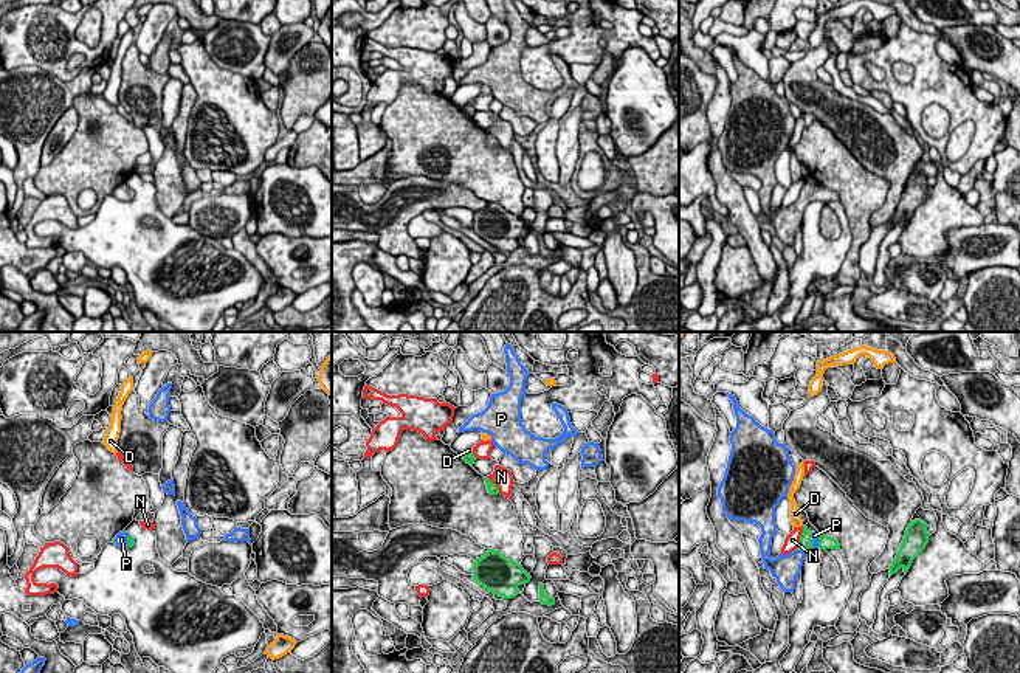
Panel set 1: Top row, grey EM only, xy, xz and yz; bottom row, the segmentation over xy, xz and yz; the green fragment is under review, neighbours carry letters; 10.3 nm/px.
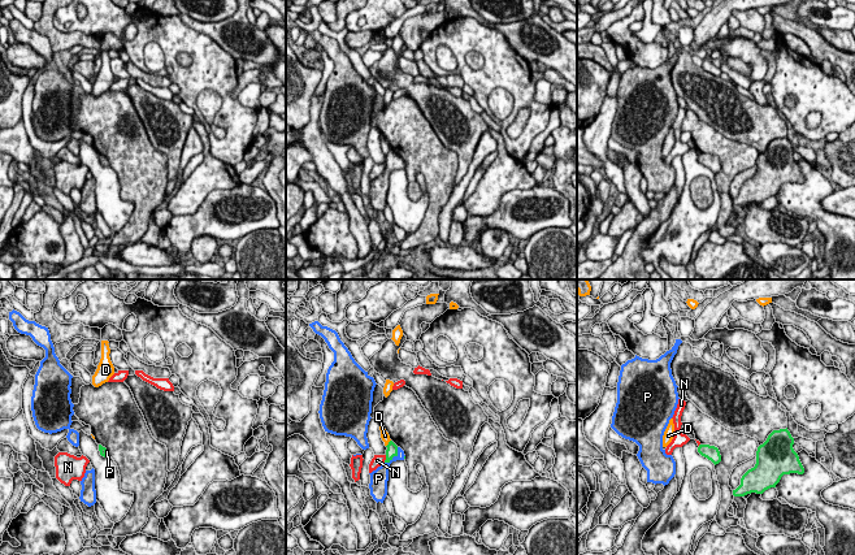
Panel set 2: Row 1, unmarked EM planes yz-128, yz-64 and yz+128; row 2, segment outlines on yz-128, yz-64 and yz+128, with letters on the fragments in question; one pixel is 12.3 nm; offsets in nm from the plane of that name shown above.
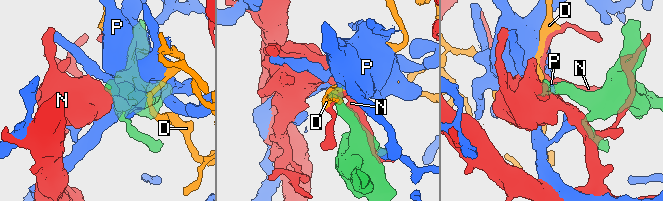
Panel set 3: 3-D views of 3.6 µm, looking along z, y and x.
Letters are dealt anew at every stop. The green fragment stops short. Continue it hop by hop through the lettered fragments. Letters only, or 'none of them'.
P

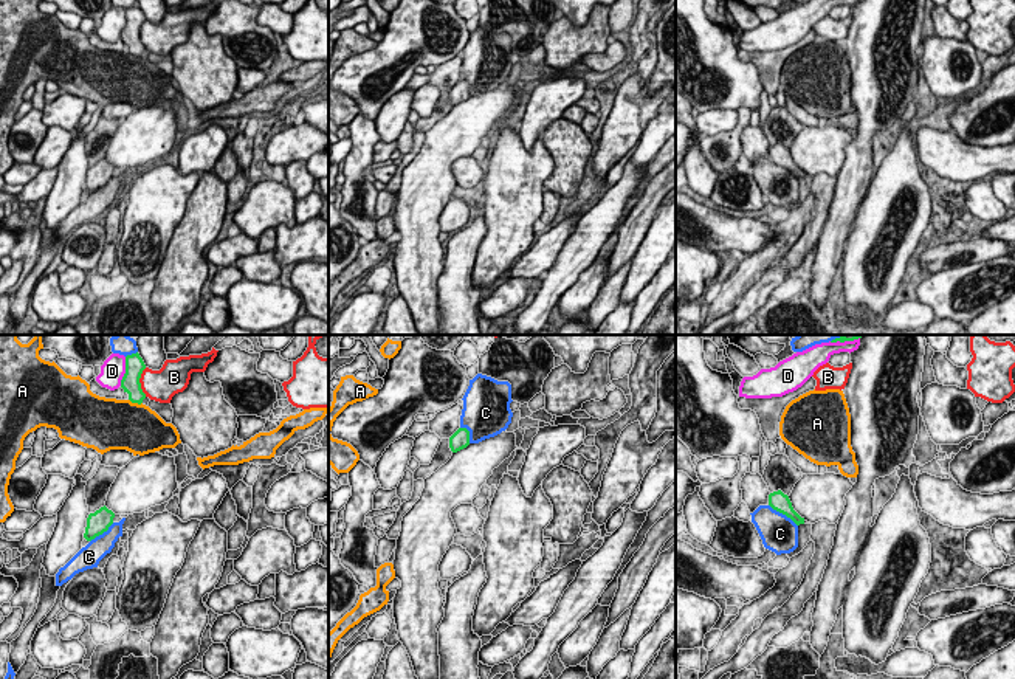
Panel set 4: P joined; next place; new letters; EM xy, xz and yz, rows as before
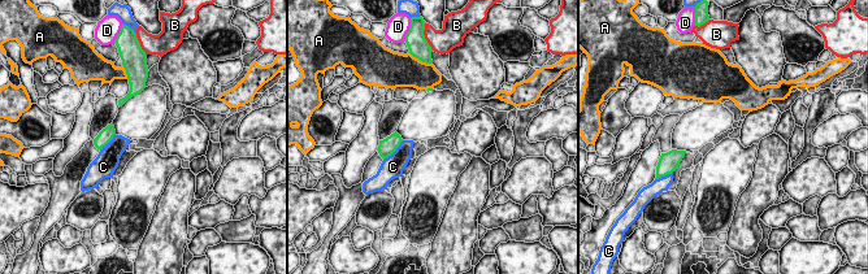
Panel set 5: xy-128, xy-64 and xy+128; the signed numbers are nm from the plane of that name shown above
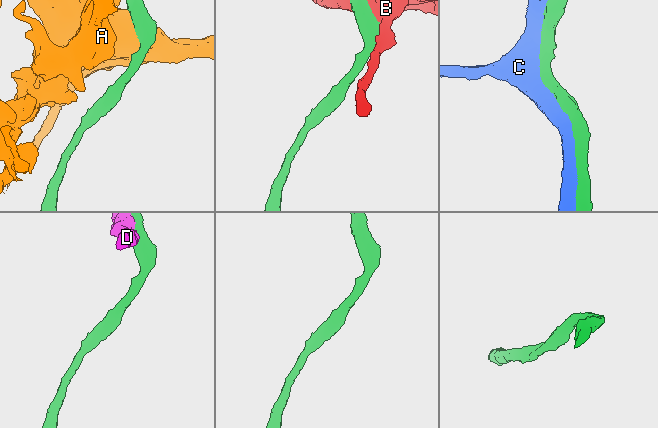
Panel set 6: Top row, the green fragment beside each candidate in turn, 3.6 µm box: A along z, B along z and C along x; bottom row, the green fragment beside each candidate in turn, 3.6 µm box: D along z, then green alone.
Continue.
C

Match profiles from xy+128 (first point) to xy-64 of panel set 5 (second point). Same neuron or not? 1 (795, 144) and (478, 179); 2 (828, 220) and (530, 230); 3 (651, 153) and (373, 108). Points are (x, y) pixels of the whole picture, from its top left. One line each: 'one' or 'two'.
1: one
2: two
3: one

